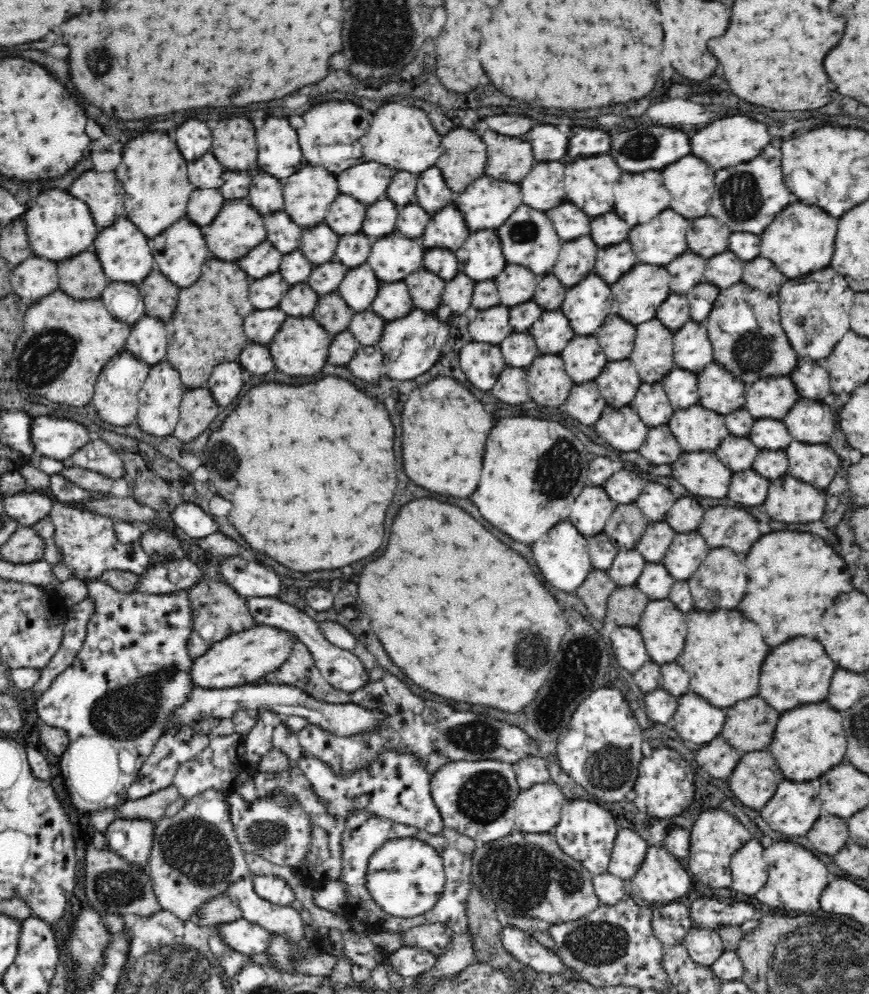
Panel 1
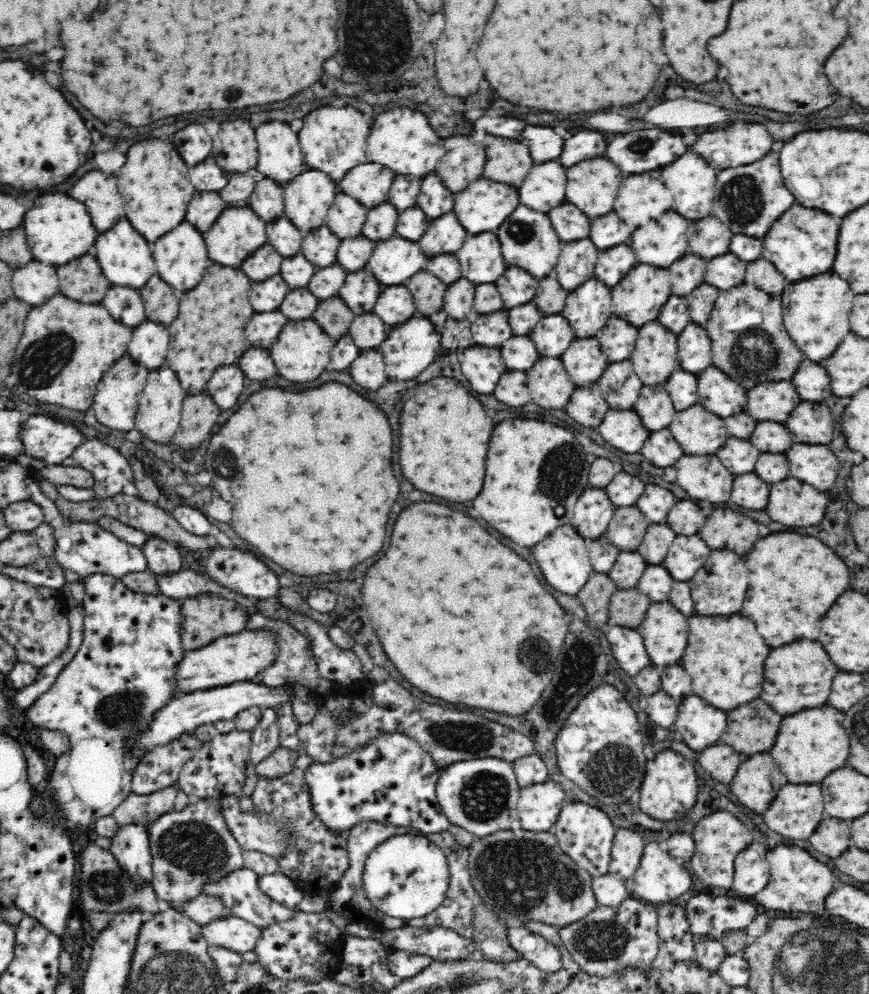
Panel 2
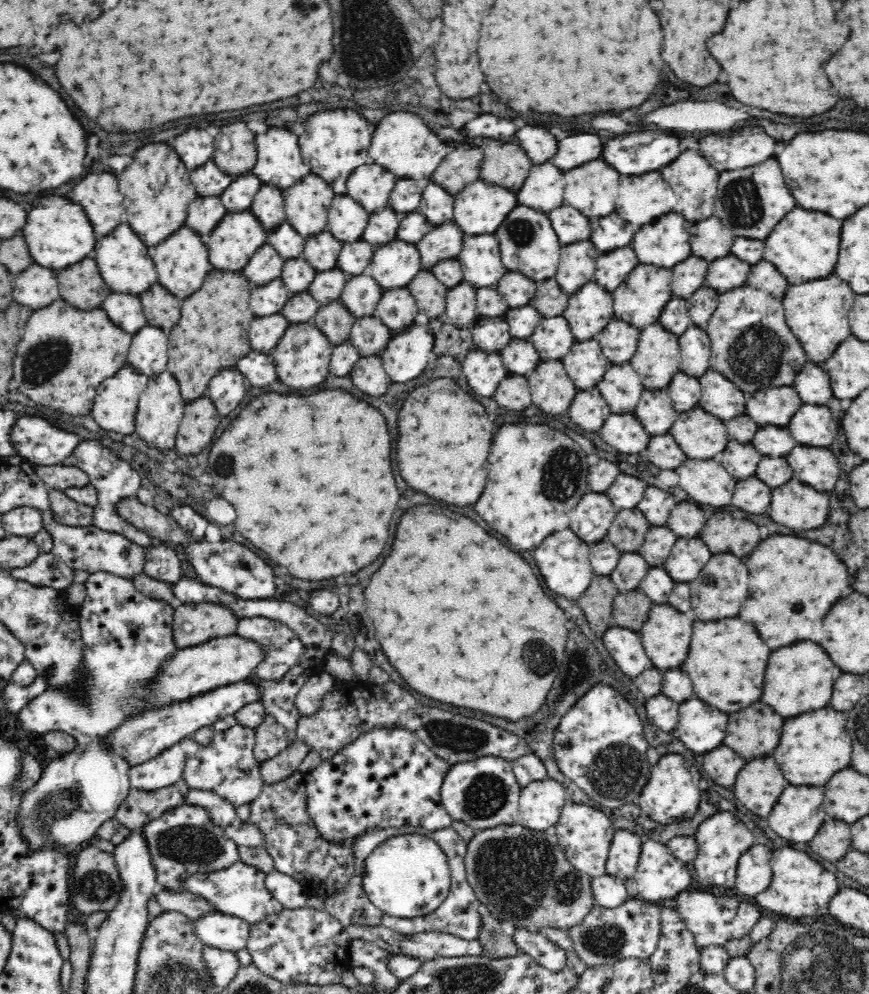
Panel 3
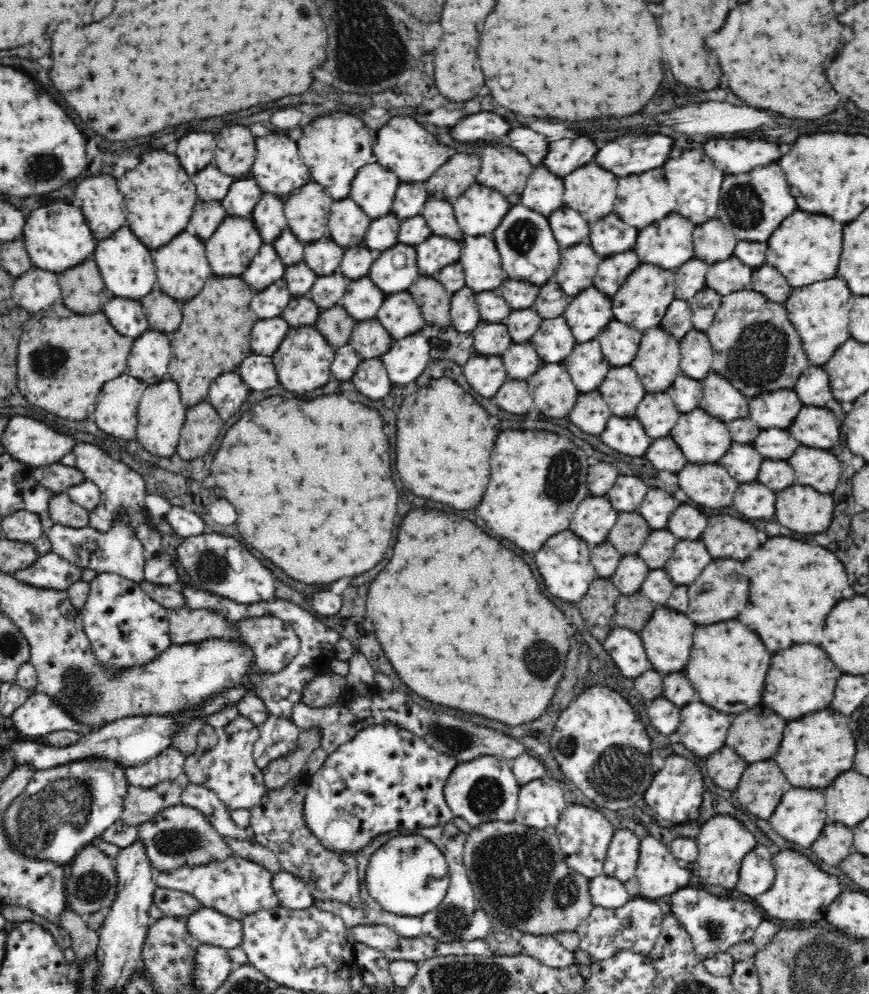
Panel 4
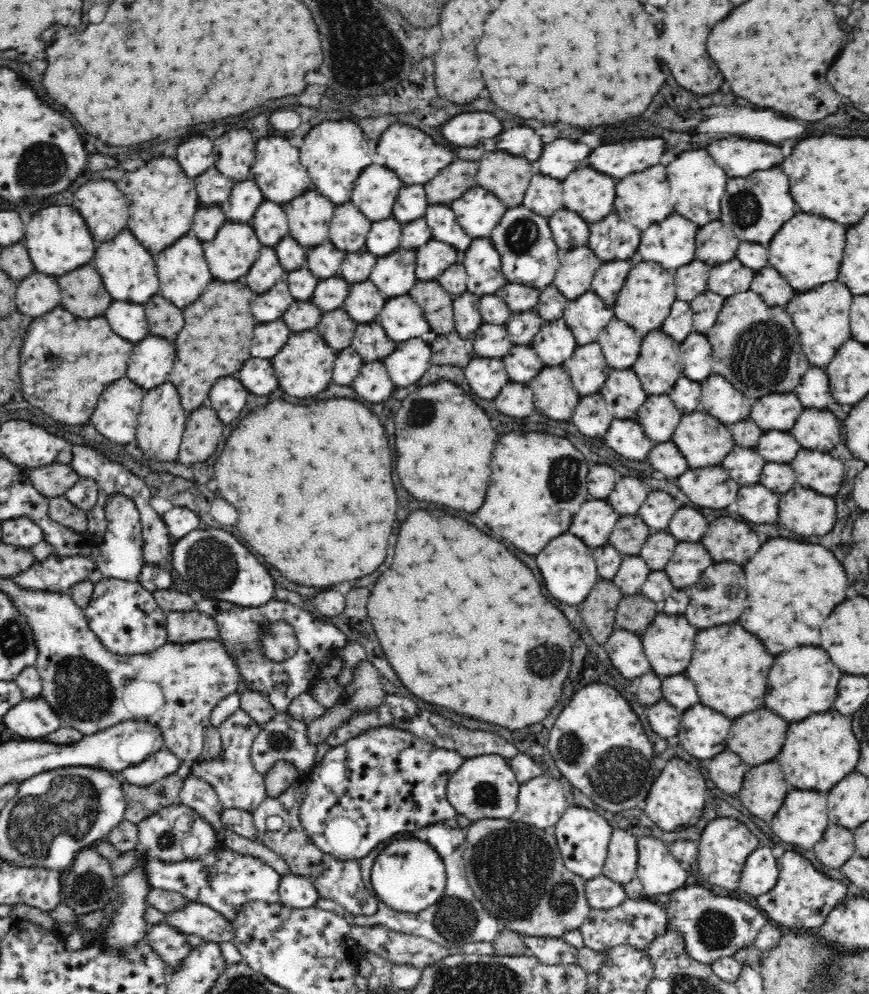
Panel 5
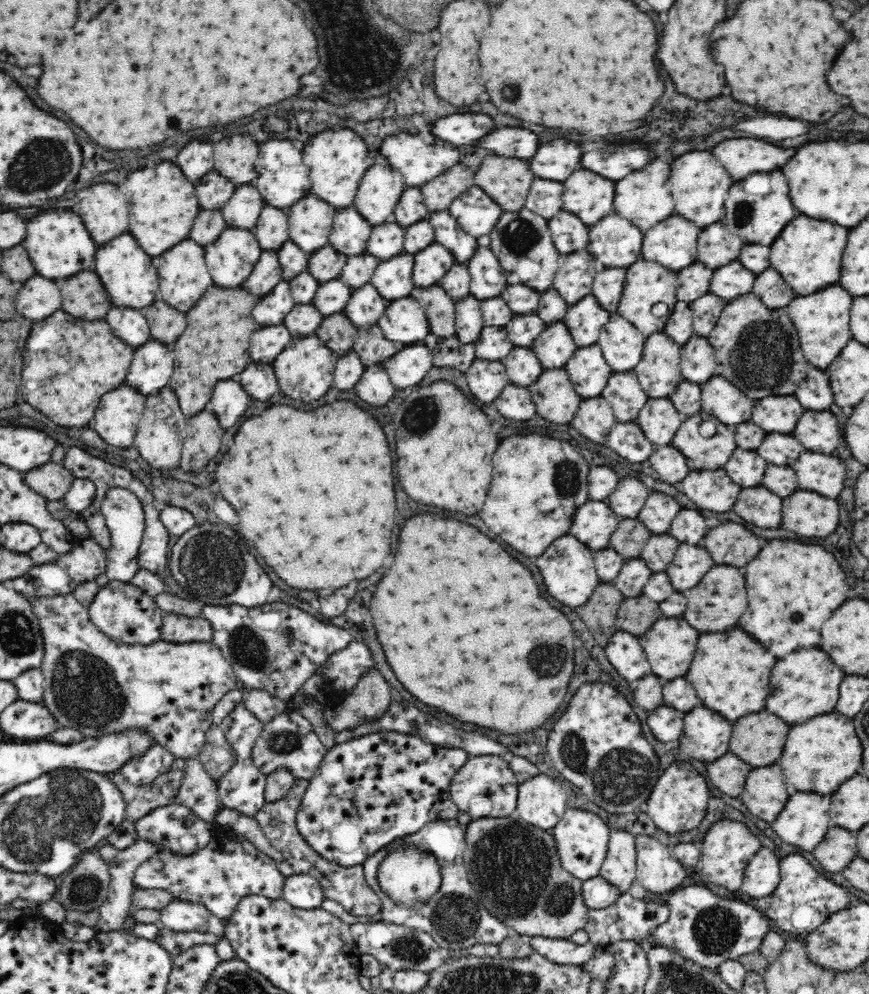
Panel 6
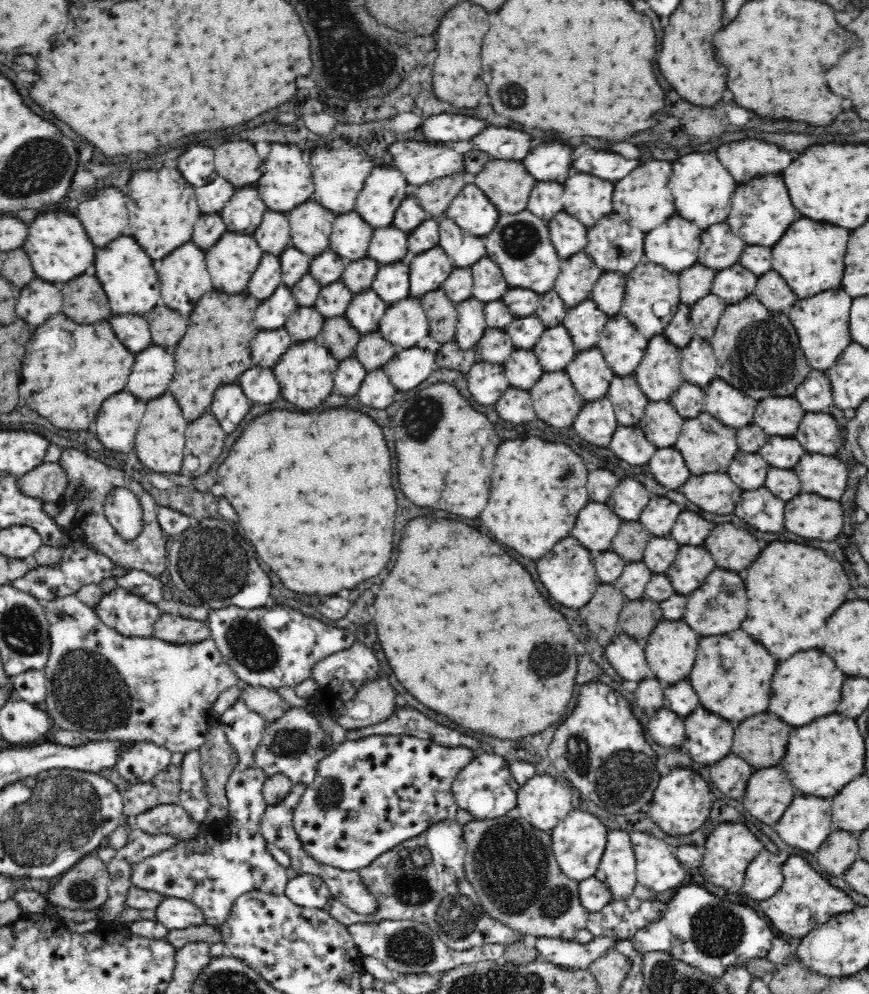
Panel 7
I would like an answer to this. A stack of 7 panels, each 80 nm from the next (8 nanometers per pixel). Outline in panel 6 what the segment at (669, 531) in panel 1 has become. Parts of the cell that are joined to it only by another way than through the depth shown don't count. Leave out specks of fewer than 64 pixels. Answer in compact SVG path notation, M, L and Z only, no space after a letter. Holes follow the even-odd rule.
M652 534L641 550L641 559L646 561L653 572L666 570L678 550L678 541L668 534Z

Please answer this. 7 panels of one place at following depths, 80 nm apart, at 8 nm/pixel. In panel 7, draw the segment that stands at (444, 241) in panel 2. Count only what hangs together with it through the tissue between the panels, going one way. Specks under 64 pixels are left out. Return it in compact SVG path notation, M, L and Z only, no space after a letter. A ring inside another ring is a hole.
M438 244L420 254L409 256L410 297L440 289L455 268L452 259Z

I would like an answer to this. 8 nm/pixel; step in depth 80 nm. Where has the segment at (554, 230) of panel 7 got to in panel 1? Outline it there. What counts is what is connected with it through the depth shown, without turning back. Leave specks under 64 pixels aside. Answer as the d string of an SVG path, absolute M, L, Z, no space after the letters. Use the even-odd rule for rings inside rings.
M570 202L548 210L548 216L562 240L574 240L590 234L590 218Z

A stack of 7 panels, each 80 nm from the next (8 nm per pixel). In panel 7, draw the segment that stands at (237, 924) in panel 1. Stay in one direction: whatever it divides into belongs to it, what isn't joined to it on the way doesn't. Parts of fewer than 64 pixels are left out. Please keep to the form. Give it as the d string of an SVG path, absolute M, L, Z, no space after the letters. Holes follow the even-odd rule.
M166 897L155 910L157 921L168 930L184 930L188 927L201 927L207 924L205 914L192 902L182 898Z

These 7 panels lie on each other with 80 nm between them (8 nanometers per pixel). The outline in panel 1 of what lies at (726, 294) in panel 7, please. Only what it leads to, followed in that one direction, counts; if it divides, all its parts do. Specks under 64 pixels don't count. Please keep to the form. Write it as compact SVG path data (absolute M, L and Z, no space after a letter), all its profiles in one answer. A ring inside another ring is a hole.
M724 252L708 260L704 280L716 284L718 288L730 288L732 284L738 284L742 280L742 272L744 272L744 262L736 258L732 252Z

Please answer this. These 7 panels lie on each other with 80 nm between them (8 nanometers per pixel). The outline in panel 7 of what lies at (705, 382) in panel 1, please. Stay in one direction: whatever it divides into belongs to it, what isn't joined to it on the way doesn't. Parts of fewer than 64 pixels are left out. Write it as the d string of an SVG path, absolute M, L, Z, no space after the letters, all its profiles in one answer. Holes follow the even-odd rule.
M712 380L704 388L704 408L722 424L734 428L742 428L752 422L758 401L748 398L738 388L732 388L724 380Z

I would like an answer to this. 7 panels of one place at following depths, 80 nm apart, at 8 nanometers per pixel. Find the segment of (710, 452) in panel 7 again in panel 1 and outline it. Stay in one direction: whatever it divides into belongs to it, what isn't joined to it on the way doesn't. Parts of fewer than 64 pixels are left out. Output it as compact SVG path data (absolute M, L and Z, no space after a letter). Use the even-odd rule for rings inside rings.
M700 404L674 411L668 425L679 445L686 452L714 451L730 434L724 424L724 416Z

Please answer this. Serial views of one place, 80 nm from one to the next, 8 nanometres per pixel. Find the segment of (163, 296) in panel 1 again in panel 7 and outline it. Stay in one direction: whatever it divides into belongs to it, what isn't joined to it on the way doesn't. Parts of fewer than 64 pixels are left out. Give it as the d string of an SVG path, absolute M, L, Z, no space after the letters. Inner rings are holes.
M159 303L143 316L149 322L153 344L172 350L178 340L184 336L188 322L168 306L160 306Z

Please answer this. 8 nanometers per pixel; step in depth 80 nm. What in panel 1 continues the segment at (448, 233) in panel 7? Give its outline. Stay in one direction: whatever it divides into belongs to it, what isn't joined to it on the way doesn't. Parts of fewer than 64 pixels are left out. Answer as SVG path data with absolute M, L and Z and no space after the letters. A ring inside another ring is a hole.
M434 166L418 174L415 199L429 214L454 202L456 194L448 188L443 173Z

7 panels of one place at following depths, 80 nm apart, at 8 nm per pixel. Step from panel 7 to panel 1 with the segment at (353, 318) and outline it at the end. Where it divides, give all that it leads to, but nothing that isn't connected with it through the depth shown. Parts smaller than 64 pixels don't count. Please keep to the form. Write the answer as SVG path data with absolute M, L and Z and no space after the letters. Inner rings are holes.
M364 262L347 272L342 282L337 286L336 292L355 313L362 312L371 309L372 301L380 284L381 280L376 277L371 266Z

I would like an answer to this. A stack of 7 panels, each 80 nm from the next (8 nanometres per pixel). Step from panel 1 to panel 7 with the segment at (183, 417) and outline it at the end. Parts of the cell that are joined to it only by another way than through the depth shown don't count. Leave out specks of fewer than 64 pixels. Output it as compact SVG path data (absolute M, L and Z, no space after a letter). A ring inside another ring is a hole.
M210 411L202 415L201 418L189 422L185 430L186 442L183 456L196 456L198 468L190 473L190 470L182 467L181 473L192 481L204 474L212 466L212 462L222 454L224 436L227 436L218 419Z

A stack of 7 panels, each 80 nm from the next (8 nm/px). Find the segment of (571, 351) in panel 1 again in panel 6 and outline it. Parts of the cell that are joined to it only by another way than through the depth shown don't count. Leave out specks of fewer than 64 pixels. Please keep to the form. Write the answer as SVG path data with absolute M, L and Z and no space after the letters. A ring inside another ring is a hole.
M598 344L578 348L574 356L564 364L564 369L567 370L575 391L583 399L600 396L612 374Z

